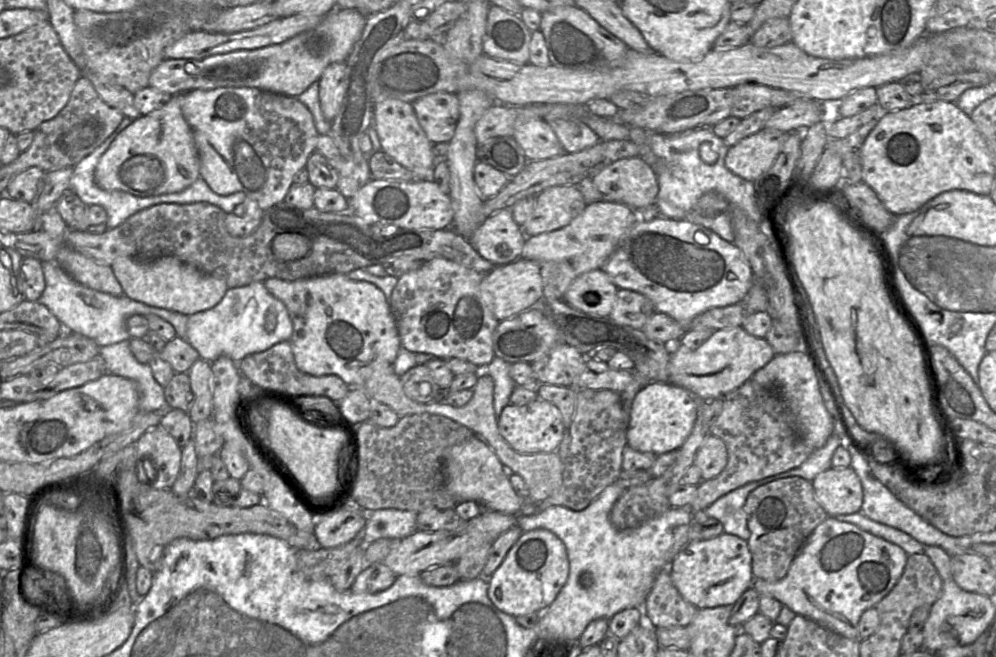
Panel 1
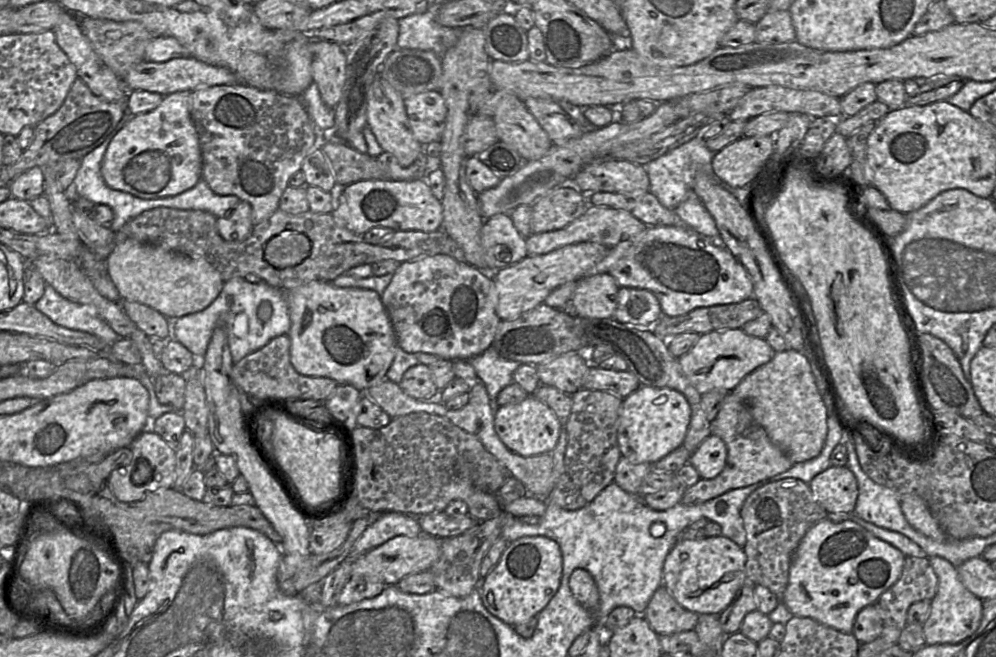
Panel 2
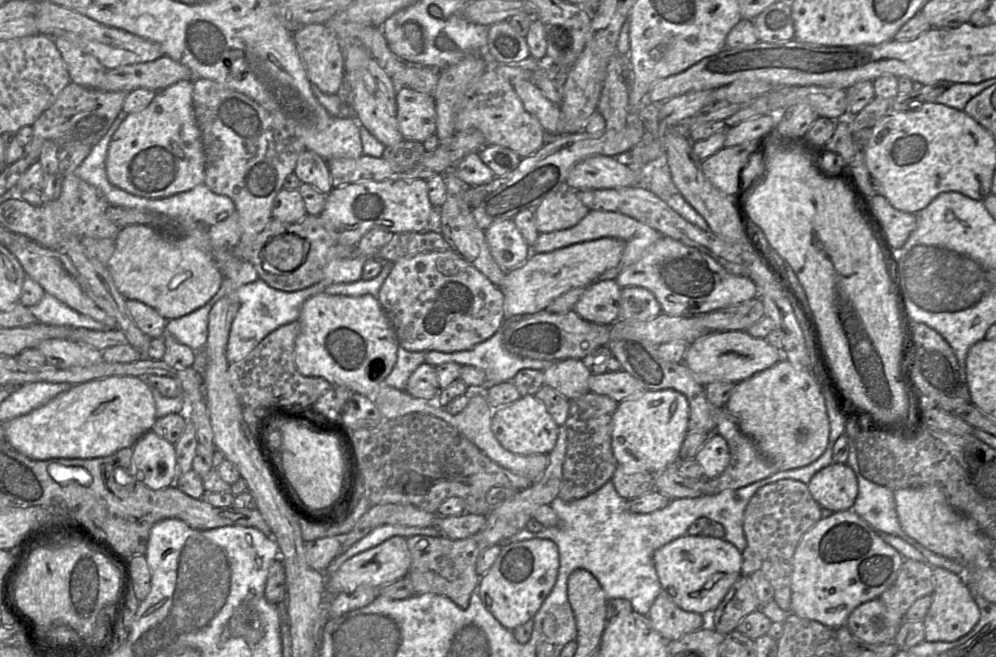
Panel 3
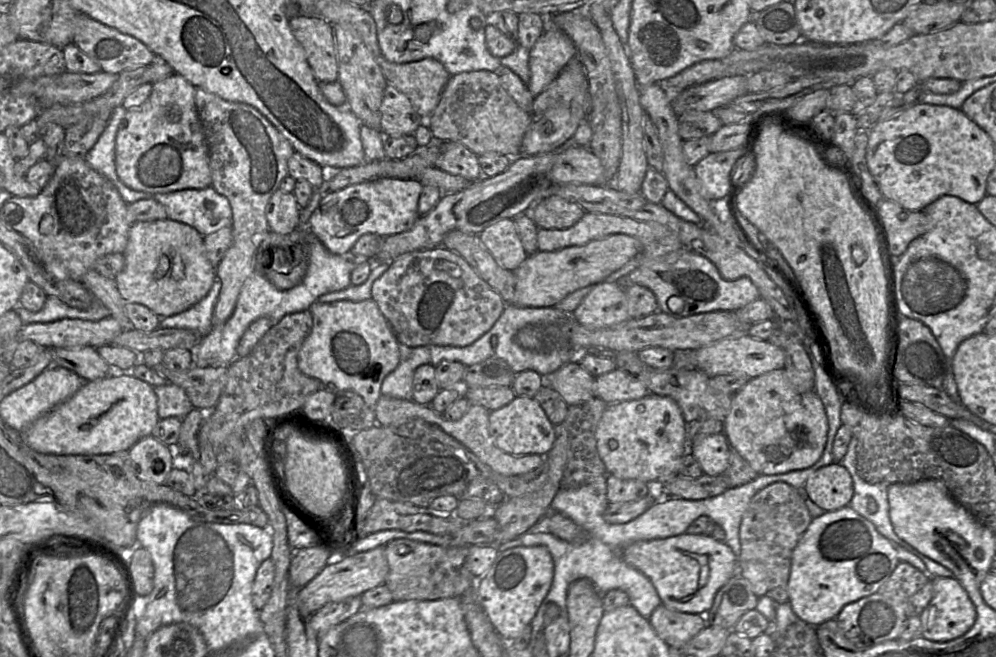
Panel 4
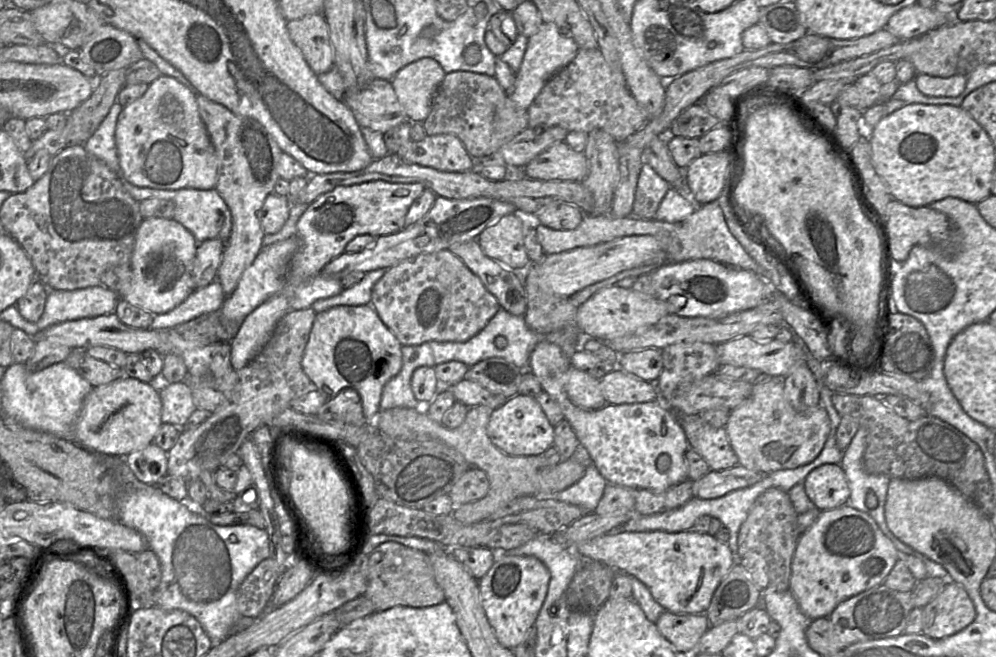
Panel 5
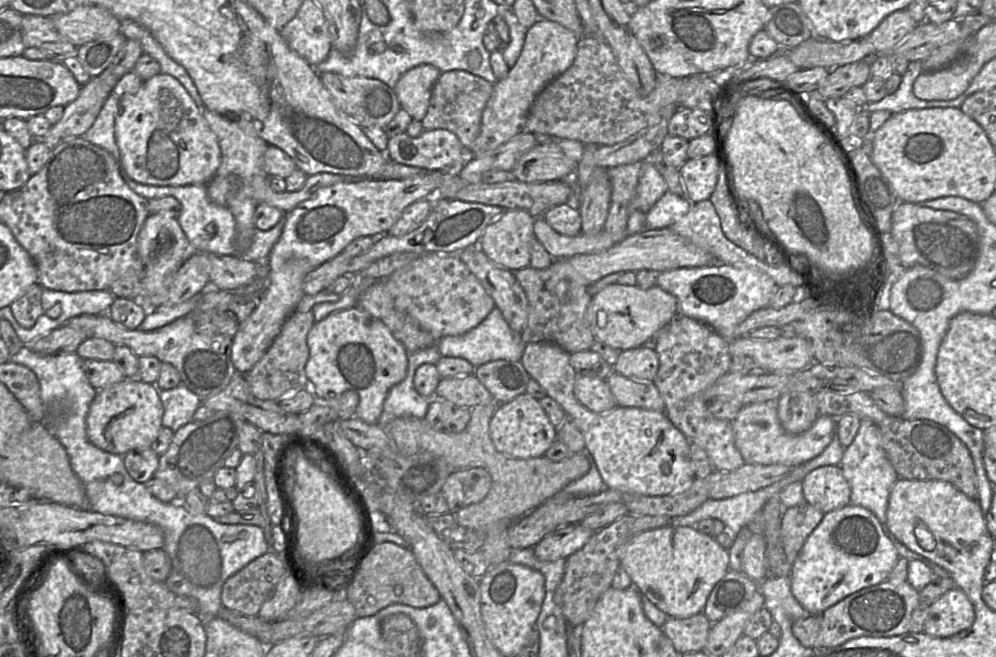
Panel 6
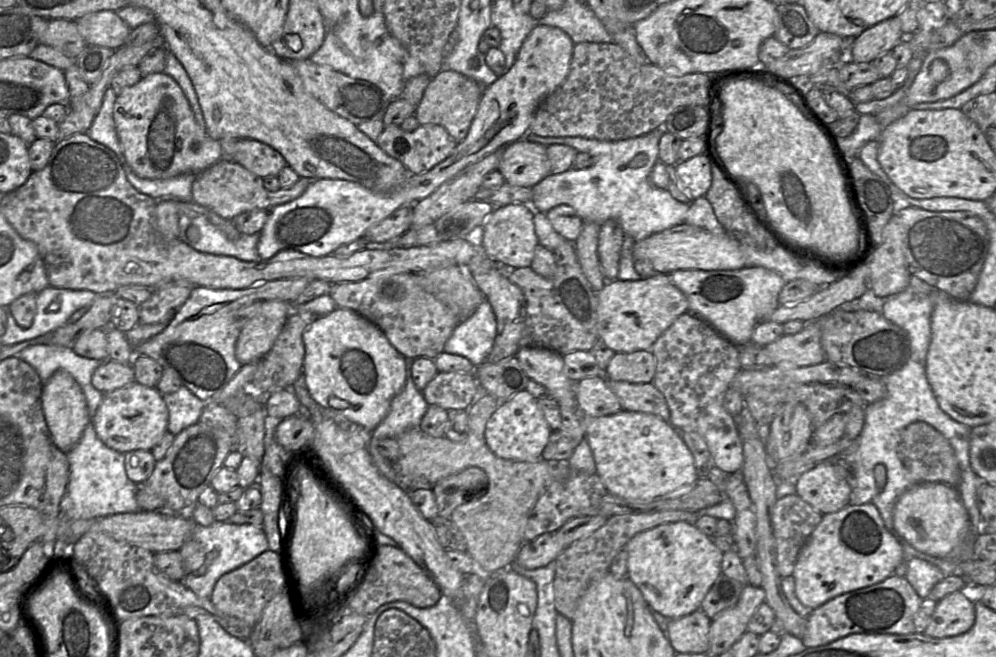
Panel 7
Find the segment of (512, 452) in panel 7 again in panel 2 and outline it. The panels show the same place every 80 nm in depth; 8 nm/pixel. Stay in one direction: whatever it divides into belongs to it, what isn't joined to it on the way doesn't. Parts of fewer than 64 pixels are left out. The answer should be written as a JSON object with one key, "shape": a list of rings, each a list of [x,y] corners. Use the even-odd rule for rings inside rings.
{"shape":[[[528,396],[517,404],[497,407],[494,427],[504,445],[510,451],[522,456],[551,454],[558,443],[562,429],[555,412],[535,396]]]}

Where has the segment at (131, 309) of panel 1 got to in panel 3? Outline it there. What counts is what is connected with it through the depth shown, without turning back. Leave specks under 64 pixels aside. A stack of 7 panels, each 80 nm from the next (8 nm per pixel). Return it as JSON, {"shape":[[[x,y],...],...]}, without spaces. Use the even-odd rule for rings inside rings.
{"shape":[[[45,293],[39,303],[28,308],[40,323],[97,331],[111,329],[94,318],[74,310],[49,293]]]}

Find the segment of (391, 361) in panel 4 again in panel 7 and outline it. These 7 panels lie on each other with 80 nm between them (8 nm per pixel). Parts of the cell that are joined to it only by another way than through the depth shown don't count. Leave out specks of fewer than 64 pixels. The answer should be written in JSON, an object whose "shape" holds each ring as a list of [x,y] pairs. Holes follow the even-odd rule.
{"shape":[[[336,308],[329,314],[310,320],[302,335],[305,347],[303,376],[311,397],[344,420],[373,431],[389,412],[392,399],[406,383],[406,358],[389,342],[374,323],[348,308]]]}

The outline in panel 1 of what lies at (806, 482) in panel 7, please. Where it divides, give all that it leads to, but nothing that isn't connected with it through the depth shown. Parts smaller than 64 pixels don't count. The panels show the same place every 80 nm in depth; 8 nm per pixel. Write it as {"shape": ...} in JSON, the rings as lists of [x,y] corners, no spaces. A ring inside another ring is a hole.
{"shape":[[[830,467],[811,482],[818,503],[829,516],[860,511],[863,489],[858,475],[851,467]]]}

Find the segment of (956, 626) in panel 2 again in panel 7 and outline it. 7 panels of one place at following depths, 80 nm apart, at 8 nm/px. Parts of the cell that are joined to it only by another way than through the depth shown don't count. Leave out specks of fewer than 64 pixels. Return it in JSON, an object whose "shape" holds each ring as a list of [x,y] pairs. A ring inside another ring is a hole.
{"shape":[[[956,591],[937,602],[924,634],[932,638],[958,636],[969,631],[974,622],[971,593]]]}

